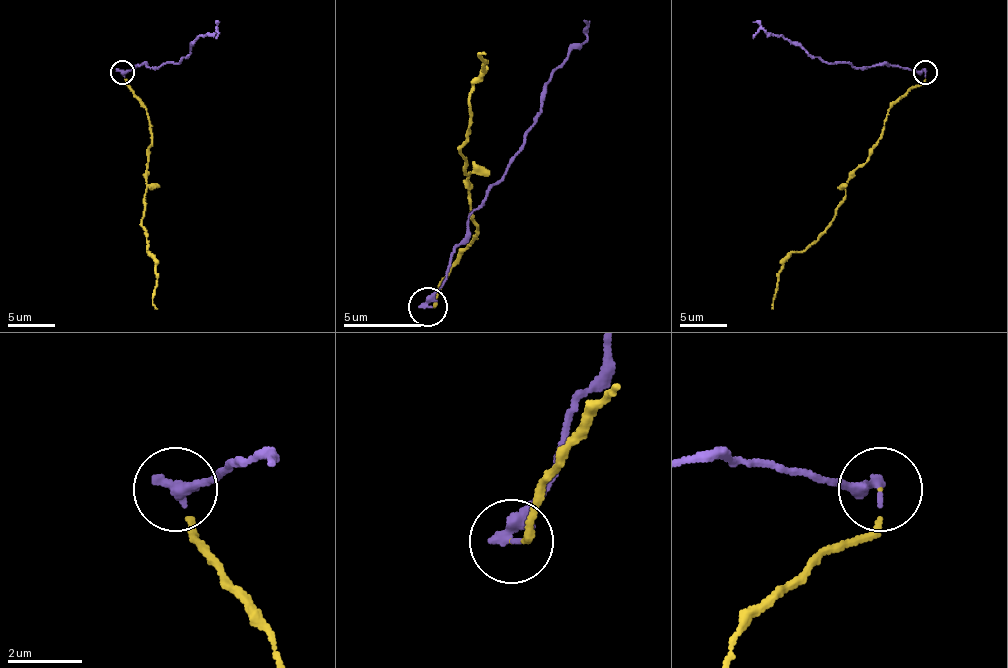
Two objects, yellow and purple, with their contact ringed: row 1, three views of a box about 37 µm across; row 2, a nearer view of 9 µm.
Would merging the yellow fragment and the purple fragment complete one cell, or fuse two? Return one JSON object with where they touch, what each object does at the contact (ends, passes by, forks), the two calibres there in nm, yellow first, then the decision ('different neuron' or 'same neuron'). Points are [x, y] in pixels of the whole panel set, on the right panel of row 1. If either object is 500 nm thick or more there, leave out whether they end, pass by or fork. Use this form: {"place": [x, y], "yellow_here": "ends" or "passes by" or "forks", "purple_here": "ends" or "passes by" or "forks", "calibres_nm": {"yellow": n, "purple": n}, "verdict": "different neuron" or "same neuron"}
{"place": [925, 72], "yellow_here": "ends", "purple_here": "ends", "calibres_nm": {"yellow": 50, "purple": 400}, "verdict": "different neuron"}

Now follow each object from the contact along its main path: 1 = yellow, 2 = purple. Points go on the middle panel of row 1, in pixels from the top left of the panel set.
1: (429, 306), (440, 278), (471, 243), (475, 228), (460, 150), (468, 92), (487, 64), (479, 53), (487, 53)
2: (429, 306), (475, 208), (503, 177), (541, 107), (549, 76), (588, 37), (584, 21)

